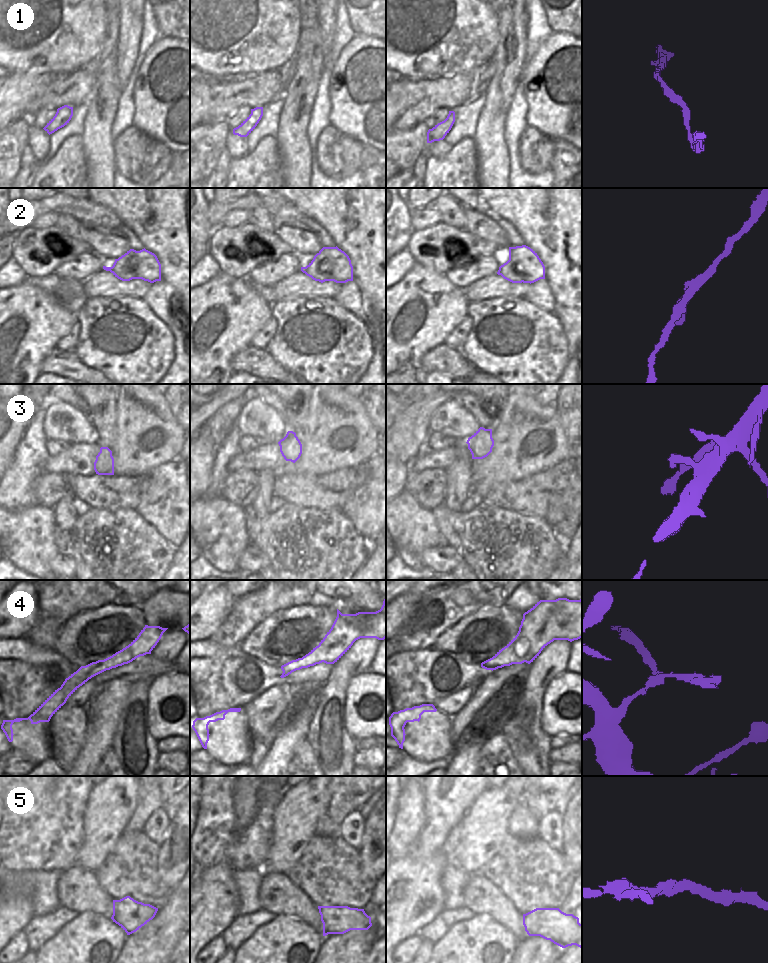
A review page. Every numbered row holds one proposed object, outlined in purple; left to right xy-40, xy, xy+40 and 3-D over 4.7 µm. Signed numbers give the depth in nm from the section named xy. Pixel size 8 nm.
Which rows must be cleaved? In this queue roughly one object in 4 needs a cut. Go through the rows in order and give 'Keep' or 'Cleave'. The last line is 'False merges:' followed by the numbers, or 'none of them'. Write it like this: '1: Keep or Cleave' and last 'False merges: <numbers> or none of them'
1: Keep
2: Cleave
3: Keep
4: Cleave
5: Keep
False merges: 2, 4

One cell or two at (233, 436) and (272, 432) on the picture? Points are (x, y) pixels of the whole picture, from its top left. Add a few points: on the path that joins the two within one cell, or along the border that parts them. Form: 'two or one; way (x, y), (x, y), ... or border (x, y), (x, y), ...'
two; border (236, 420), (237, 427), (242, 434)

